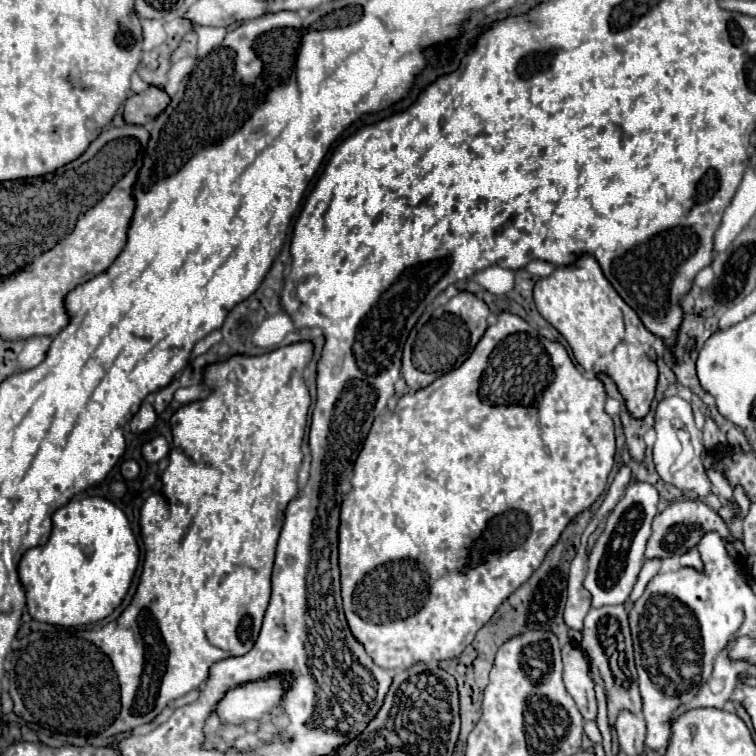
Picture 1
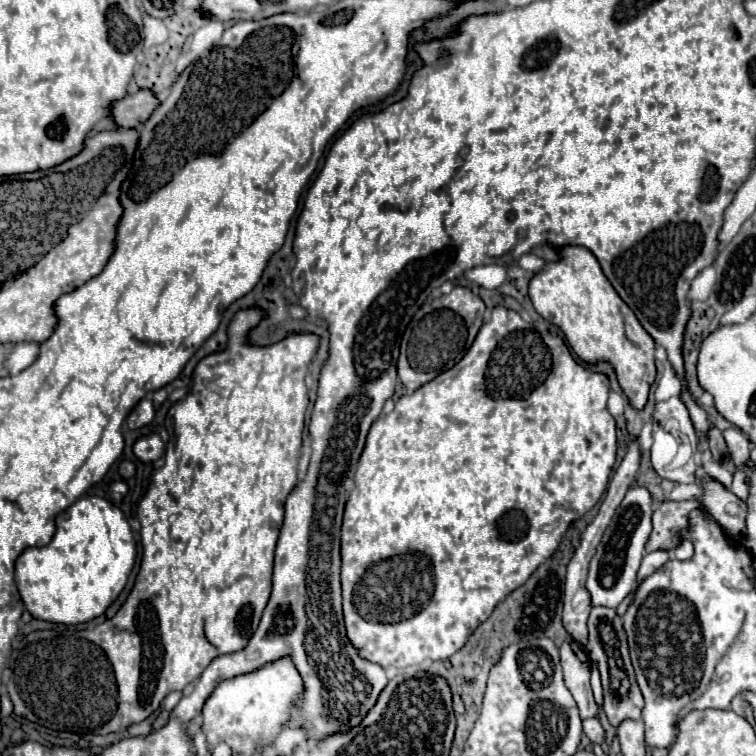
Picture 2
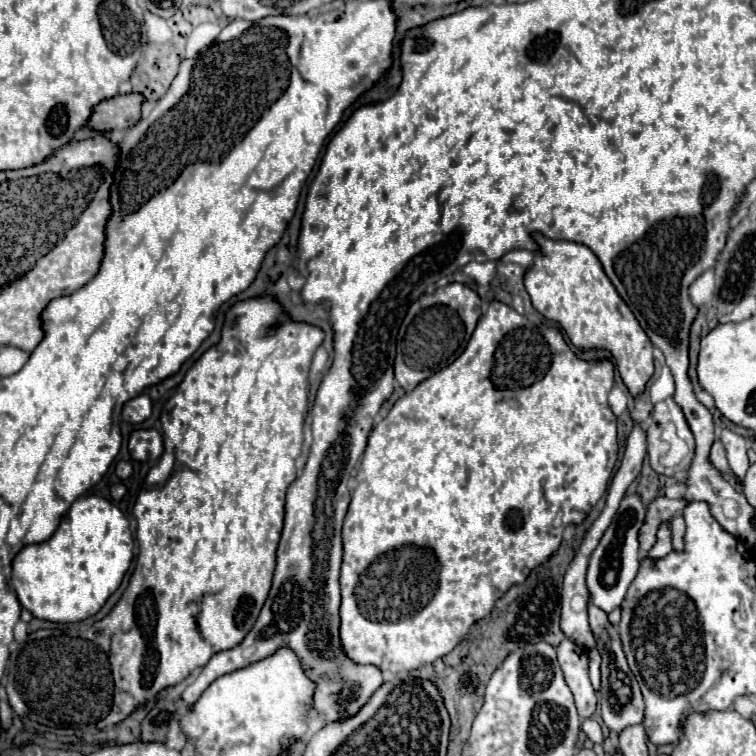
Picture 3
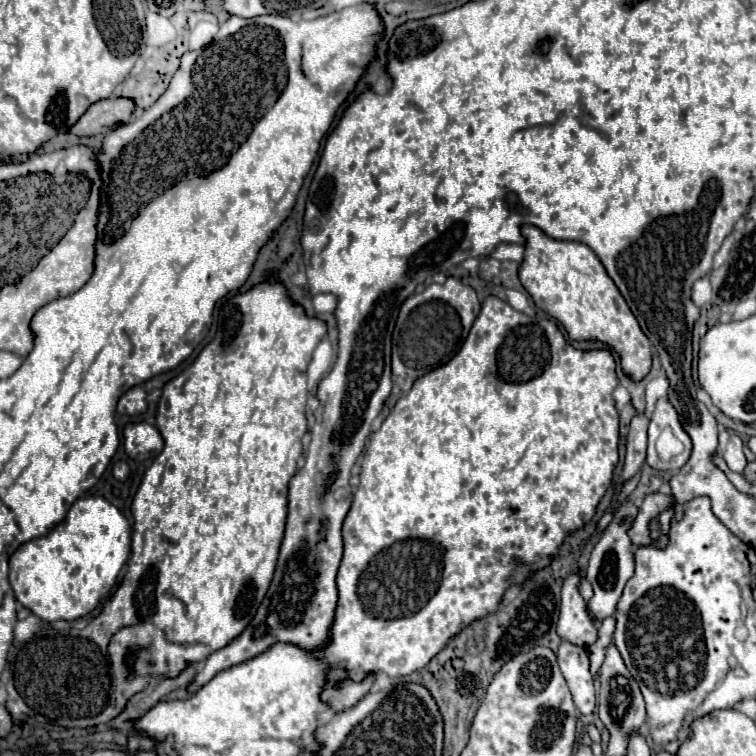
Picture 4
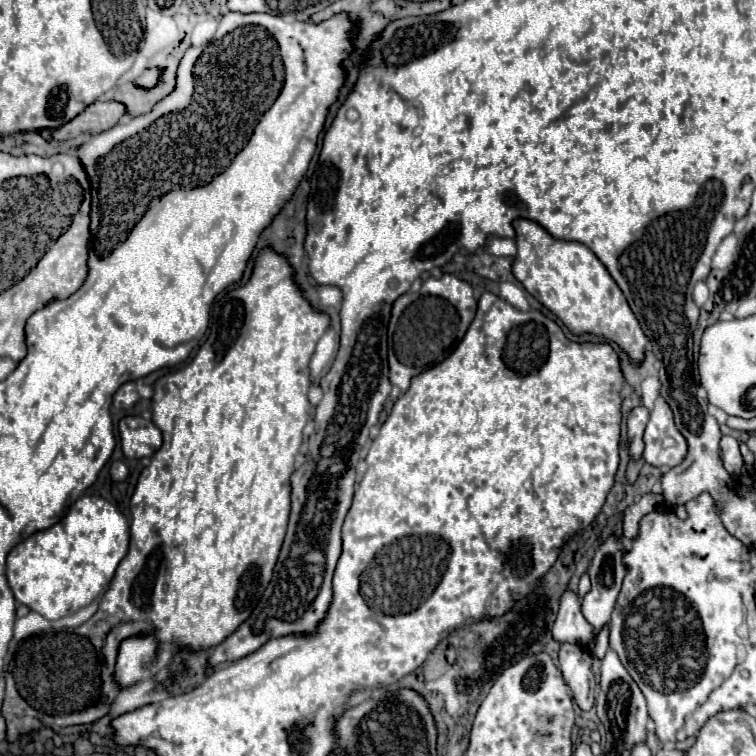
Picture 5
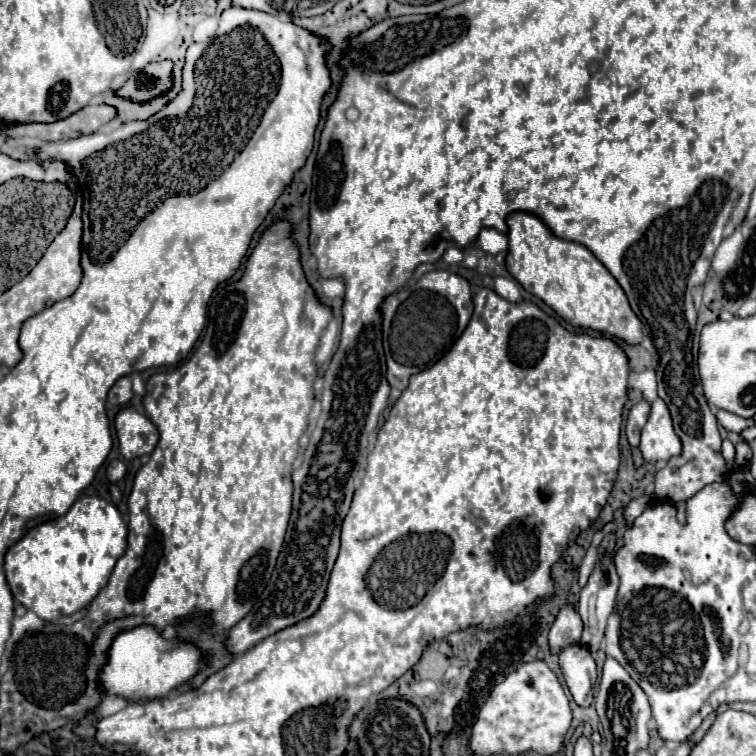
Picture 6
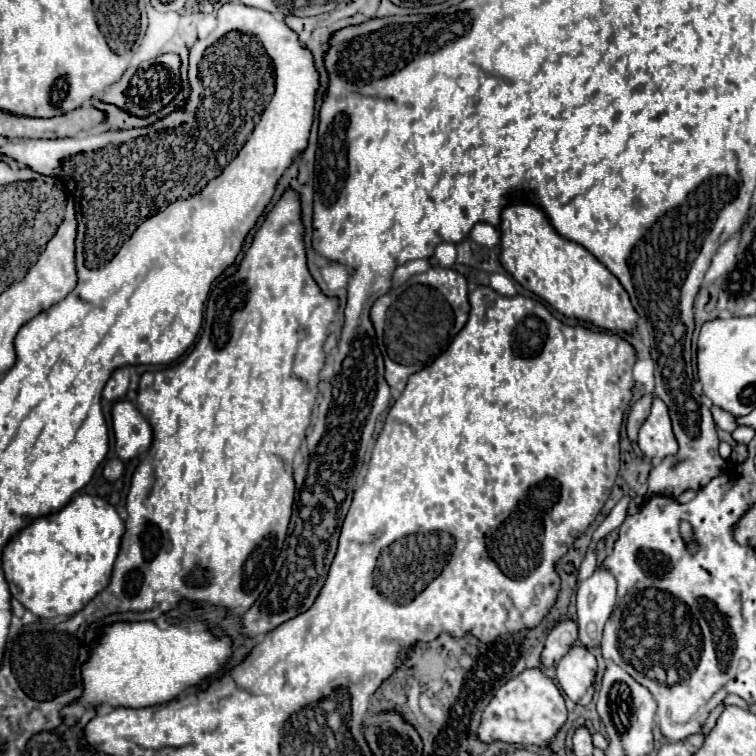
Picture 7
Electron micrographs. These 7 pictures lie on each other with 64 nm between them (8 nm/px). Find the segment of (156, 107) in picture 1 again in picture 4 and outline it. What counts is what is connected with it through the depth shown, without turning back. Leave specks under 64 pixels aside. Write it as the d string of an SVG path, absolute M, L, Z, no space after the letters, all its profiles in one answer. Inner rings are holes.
M106 98L94 102L84 116L68 130L76 136L102 136L120 124L128 122L134 112L134 102L128 98Z

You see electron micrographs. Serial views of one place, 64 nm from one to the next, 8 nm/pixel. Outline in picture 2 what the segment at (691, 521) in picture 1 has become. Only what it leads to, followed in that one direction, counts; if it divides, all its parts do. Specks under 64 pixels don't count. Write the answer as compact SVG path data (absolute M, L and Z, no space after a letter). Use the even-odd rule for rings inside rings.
M698 500L662 502L652 512L652 532L648 536L646 552L654 552L658 548L674 550L680 544L680 534L688 532L688 514L698 506L702 506Z

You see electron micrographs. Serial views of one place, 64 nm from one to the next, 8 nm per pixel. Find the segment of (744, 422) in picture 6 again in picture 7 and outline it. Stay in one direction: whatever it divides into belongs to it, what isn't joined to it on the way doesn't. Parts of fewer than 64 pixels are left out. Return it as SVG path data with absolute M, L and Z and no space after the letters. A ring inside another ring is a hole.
M712 406L710 410L712 410L714 424L716 424L718 428L722 428L722 430L728 430L728 432L732 432L734 428L738 428L738 424L736 424L736 420L734 420L734 416L732 416L730 412L726 412L726 410L718 408L718 406Z

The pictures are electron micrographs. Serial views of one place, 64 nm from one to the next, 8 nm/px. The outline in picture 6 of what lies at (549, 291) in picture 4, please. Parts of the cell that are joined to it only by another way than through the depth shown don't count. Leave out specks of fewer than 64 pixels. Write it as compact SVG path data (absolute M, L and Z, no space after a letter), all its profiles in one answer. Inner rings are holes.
M512 212L506 218L506 226L506 268L526 292L544 300L572 326L618 336L630 344L642 342L642 322L632 312L624 290L586 246L554 236L538 216L528 212Z

